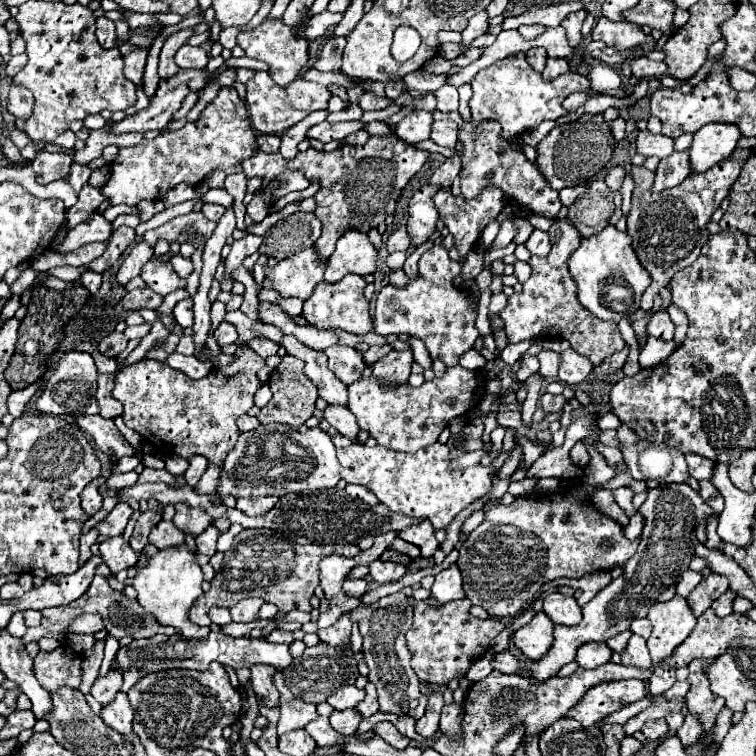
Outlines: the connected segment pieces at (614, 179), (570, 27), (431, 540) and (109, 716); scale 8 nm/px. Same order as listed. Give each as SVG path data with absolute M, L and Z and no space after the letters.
M621 166L611 168L609 174L607 174L607 178L605 178L605 184L607 184L613 192L617 192L617 190L621 190L621 186L623 186L625 174L627 174L627 172L625 172L625 168L621 168Z
M579 10L579 12L571 12L567 14L567 18L561 22L561 26L567 30L567 38L571 46L577 46L581 40L581 24L587 18L587 10Z
M421 520L419 524L413 524L413 526L407 526L399 532L399 538L415 544L421 548L421 556L425 558L431 558L435 554L435 550L439 548L439 542L435 538L435 528L433 524L429 524L429 520Z
M119 692L117 698L103 708L101 718L105 720L107 726L111 726L113 730L117 730L121 734L133 732L133 708L127 700L127 694Z

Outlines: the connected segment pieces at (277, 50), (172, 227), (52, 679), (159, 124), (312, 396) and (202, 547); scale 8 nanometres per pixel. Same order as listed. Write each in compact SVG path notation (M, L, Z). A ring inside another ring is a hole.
M309 14L299 26L293 26L293 28L289 28L281 18L265 20L263 24L259 24L257 28L253 28L249 32L239 32L237 44L245 50L247 56L251 54L249 58L257 58L257 60L267 62L269 74L279 86L289 86L289 82L293 82L295 78L301 76L301 72L307 68L307 62L309 62L309 40L297 36L297 30L305 22L309 22Z
M189 212L185 216L177 216L177 218L169 220L167 224L163 224L155 230L145 232L143 238L147 240L147 244L151 248L155 248L159 240L167 240L169 244L187 242L193 248L203 248L203 244L211 238L213 230L215 230L215 222L207 220L199 212Z
M55 648L53 652L39 652L35 656L35 674L39 684L49 690L57 692L57 688L79 688L81 684L81 654L71 648Z
M179 70L173 78L161 80L151 104L135 112L133 116L123 118L121 122L107 122L107 130L113 134L125 132L147 132L147 130L163 130L171 124L173 114L181 108L183 98L191 90L201 90L209 84L213 76L203 70Z
M283 356L281 358L281 364L273 370L273 374L269 378L269 388L273 392L273 398L257 414L257 418L259 418L261 424L273 424L273 422L277 422L277 424L287 424L287 426L297 428L297 426L301 426L311 416L311 412L315 410L317 388L305 376L303 366L305 366L305 362L303 360L297 360L293 356Z
M211 524L203 534L199 534L197 538L195 538L195 542L197 542L197 552L199 554L207 554L207 556L213 556L217 550L215 550L215 544L217 544L217 538L221 536L221 532L219 532L219 528L215 526L215 524Z

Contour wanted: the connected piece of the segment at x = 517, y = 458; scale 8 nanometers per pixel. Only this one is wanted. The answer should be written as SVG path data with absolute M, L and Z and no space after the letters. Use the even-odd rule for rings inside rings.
M515 446L513 452L511 452L511 456L507 458L507 462L501 466L499 476L501 476L501 478L509 478L509 476L519 468L521 462L523 462L523 448L521 448L521 446Z

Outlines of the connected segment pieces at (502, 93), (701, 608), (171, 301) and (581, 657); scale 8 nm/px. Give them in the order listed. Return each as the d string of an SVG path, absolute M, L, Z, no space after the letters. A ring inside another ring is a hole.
M517 52L517 56L507 56L491 64L485 70L479 70L471 80L473 96L469 100L473 122L481 120L499 120L503 130L503 138L515 138L521 132L537 128L543 120L557 120L565 114L561 102L575 90L587 90L589 80L581 74L567 72L553 82L543 82L541 74L537 74L527 62L525 54Z
M715 574L705 576L687 598L695 616L701 616L711 606L711 602L719 598L727 588L729 588L729 580L725 580L725 576L715 576Z
M181 288L181 290L177 290L177 292L171 292L169 296L165 296L163 298L163 304L157 308L157 312L171 312L173 310L173 306L179 302L179 300L183 300L183 298L187 298L189 296L189 292L187 292L187 288Z
M589 642L589 644L581 644L581 648L577 648L577 656L575 662L581 668L597 668L605 662L611 660L611 650L607 644L597 644L597 642Z

